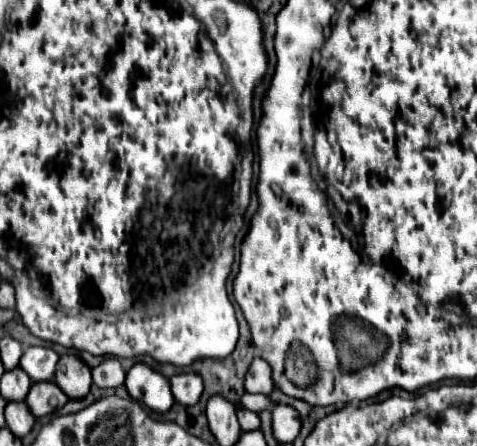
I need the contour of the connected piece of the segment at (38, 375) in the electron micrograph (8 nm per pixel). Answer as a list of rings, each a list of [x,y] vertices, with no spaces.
[[[29,347],[29,349],[25,349],[25,353],[21,357],[21,369],[29,375],[29,379],[33,383],[53,381],[57,361],[59,361],[59,357],[53,349]]]

